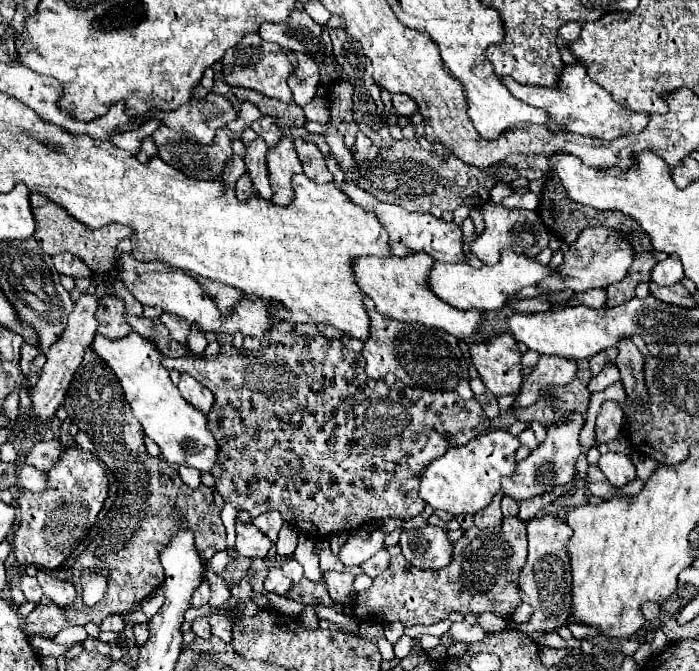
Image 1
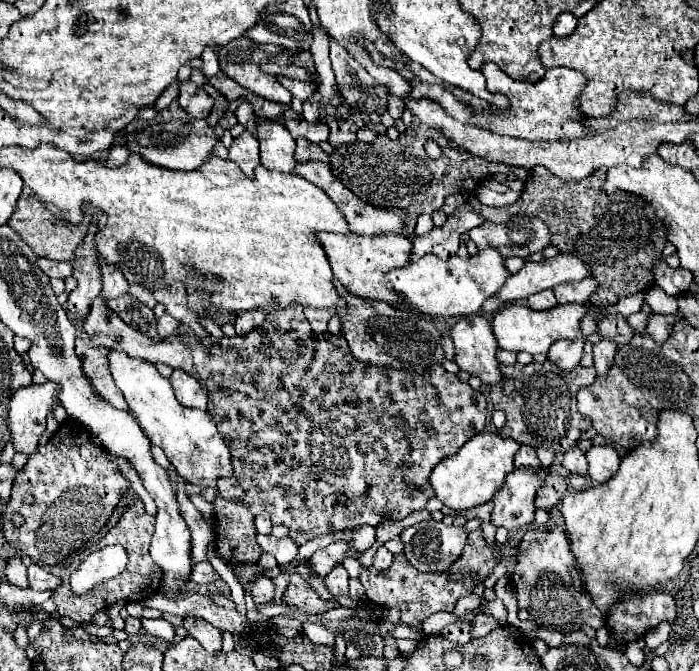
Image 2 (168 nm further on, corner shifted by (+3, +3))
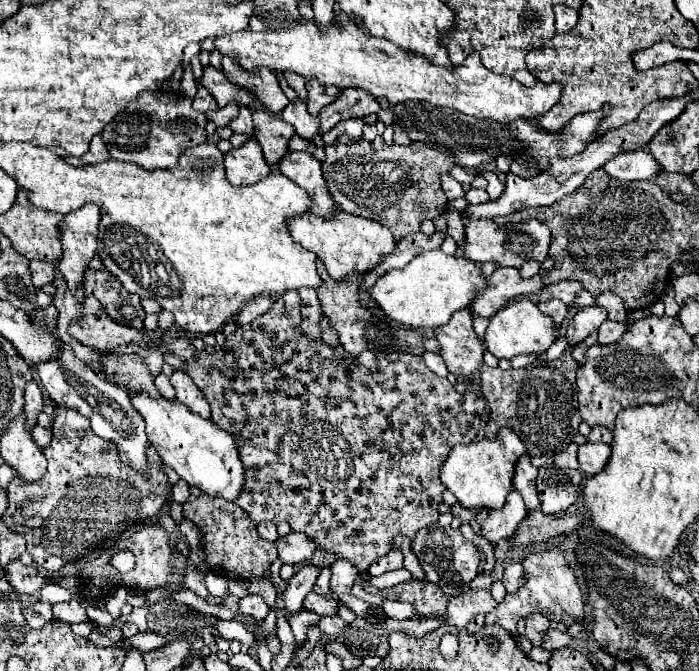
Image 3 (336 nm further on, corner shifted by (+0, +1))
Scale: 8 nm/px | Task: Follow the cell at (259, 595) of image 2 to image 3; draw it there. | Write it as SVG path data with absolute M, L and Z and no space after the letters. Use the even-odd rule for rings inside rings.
M247 594L245 598L241 598L239 608L245 616L253 616L253 618L259 618L259 620L265 620L265 616L269 612L267 602L259 594Z

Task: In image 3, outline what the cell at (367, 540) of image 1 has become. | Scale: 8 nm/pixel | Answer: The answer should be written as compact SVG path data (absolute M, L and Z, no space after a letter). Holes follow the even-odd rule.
M309 562L309 564L303 564L295 572L295 576L287 582L289 586L287 586L287 592L283 594L283 600L289 612L299 612L303 608L303 600L313 590L317 576L319 576L319 568Z

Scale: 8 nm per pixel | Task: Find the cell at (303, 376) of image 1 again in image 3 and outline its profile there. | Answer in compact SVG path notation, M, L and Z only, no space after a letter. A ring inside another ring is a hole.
M285 292L285 296L279 296L279 298L275 300L273 308L271 308L271 310L267 310L263 316L259 316L259 320L253 320L251 324L245 324L245 326L238 325L235 332L233 332L230 336L231 340L229 337L227 338L225 349L219 350L219 352L215 350L213 354L211 354L211 352L205 352L205 350L201 350L201 352L199 352L199 350L193 346L193 342L191 342L189 338L175 338L175 340L169 340L169 342L157 342L157 340L153 340L153 338L151 338L151 334L149 334L149 332L141 332L141 330L135 330L135 328L127 328L127 326L123 326L123 324L117 324L115 320L111 320L111 318L107 316L107 312L103 312L103 306L99 304L99 300L95 300L95 298L91 298L91 296L87 296L87 298L85 298L85 302L83 302L83 320L81 320L79 324L71 324L69 334L71 334L71 336L75 336L81 344L91 346L91 348L101 350L101 352L103 352L103 350L115 350L115 348L119 348L119 346L127 346L127 344L137 344L137 346L147 348L147 350L157 350L157 352L161 352L163 356L167 356L167 354L169 354L169 366L173 366L175 370L183 370L185 374L189 374L189 376L193 378L193 382L201 388L201 392L205 394L205 398L207 398L207 402L209 402L209 406L211 406L211 420L213 420L219 428L227 430L227 432L235 438L235 442L237 442L239 458L243 460L243 466L245 466L245 484L243 484L243 492L239 492L239 500L235 500L235 504L237 504L237 506L241 506L241 508L249 514L249 518L251 518L253 522L257 522L257 524L259 524L259 522L263 522L263 520L271 520L271 522L275 522L275 524L279 524L279 522L287 522L287 524L291 526L291 530L293 530L293 532L303 532L303 534L311 536L311 540L315 540L317 548L325 548L325 550L333 550L333 552L337 552L337 554L339 554L339 558L347 558L347 560L351 560L351 562L353 562L359 570L369 570L369 566L371 566L377 558L385 556L385 554L391 550L391 542L393 542L393 536L395 536L395 534L405 534L407 538L413 538L413 536L415 536L415 532L417 532L419 528L423 528L423 526L429 526L429 524L437 522L437 516L439 516L437 506L441 504L441 494L443 494L443 490L445 490L445 486L439 482L439 470L441 470L443 462L447 460L449 452L453 450L453 446L457 446L457 444L469 444L469 442L475 442L475 438L477 438L477 434L479 434L479 428L481 428L481 416L485 414L485 398L483 398L481 394L477 394L477 392L473 392L473 390L465 390L465 392L455 390L455 386L453 386L447 378L437 376L435 372L431 372L431 370L425 366L423 356L409 356L409 354L373 354L373 352L365 352L365 354L361 354L361 356L351 356L351 354L349 354L343 346L333 348L333 346L325 344L323 340L311 340L311 338L303 332L303 328L301 328L301 316L299 316L299 294L297 294L297 292Z

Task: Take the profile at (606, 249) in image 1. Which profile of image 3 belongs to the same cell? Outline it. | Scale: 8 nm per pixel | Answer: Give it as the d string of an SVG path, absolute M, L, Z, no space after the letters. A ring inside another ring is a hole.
M499 268L487 278L489 288L485 292L479 292L477 298L471 302L471 312L491 318L515 296L539 294L545 288L543 278L545 272L539 272L533 278L523 278L517 268Z

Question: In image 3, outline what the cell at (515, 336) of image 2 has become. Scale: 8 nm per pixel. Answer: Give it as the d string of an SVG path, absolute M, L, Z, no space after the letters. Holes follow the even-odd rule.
M521 298L509 302L495 316L491 316L489 328L485 332L485 346L493 356L505 360L511 360L519 354L543 354L557 340L559 330L561 326L557 326L555 320L551 320L551 316L541 314L535 302Z

